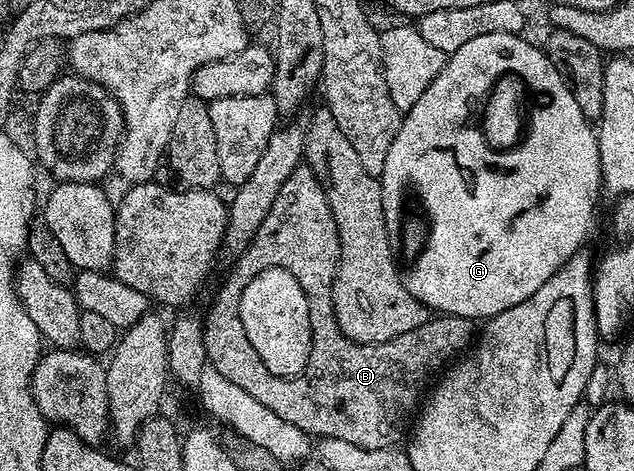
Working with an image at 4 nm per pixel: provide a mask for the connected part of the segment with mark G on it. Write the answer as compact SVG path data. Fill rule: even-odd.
M492 32L488 36L476 36L476 40L468 40L468 44L456 48L456 52L449 55L444 64L444 68L440 72L440 76L436 76L436 80L432 80L432 84L428 84L428 92L424 92L424 96L420 96L420 100L416 100L416 104L412 104L412 108L405 111L400 128L396 132L396 140L392 140L392 148L388 148L388 160L384 160L384 172L380 179L382 183L382 199L384 200L384 220L388 228L388 240L390 247L394 250L394 257L400 263L400 273L402 275L402 283L408 293L416 300L420 300L431 311L437 312L439 315L454 315L456 317L464 317L471 320L489 320L494 318L500 312L504 312L508 308L512 308L515 304L520 304L524 300L528 300L536 292L536 288L540 288L540 284L544 284L547 280L566 263L573 254L579 253L583 249L582 246L586 242L586 237L594 230L594 221L598 218L598 193L603 193L602 184L602 168L600 166L600 152L598 151L598 135L595 127L592 125L591 119L584 116L584 112L580 112L580 104L576 104L576 96L572 96L569 84L560 76L560 72L556 72L556 68L552 64L552 60L548 60L545 49L533 46L530 42L525 42L525 37L517 34L501 34L500 32ZM505 74L517 74L523 82L526 83L526 89L532 95L532 101L528 106L528 121L524 126L524 133L517 146L509 150L496 150L494 147L486 143L486 138L482 134L482 111L486 105L486 97L490 95L490 90L496 84L498 78L502 78Z

